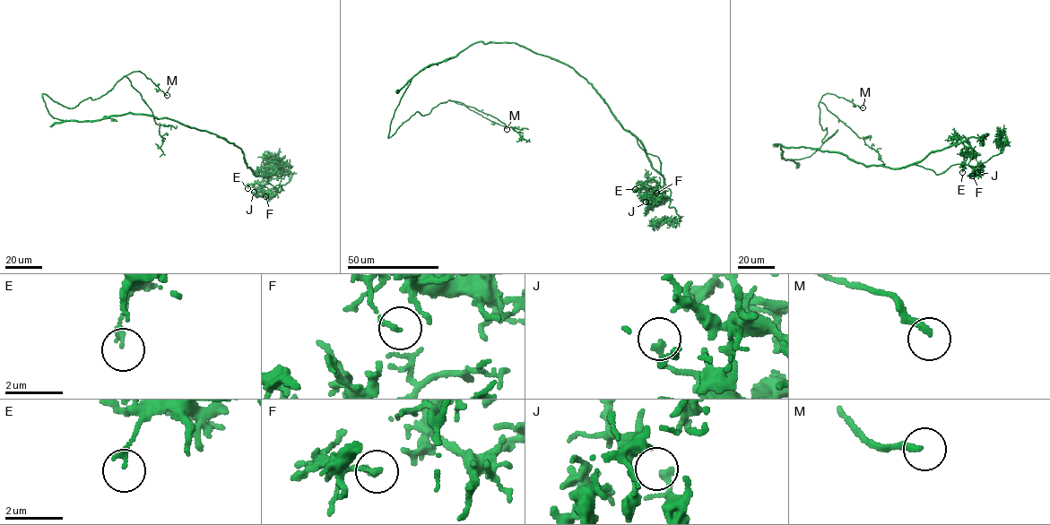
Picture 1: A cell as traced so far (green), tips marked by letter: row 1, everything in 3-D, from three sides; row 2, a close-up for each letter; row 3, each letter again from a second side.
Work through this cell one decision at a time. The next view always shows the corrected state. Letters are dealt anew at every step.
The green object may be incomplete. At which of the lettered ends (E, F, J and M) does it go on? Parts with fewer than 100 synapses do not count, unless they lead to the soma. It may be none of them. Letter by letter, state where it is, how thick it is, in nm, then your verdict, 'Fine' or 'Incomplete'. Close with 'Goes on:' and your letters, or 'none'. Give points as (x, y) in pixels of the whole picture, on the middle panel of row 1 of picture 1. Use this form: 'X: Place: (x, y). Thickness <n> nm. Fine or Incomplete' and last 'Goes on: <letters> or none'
E: Place: (635, 189). Thickness 170 nm. Fine
F: Place: (656, 193). Thickness 120 nm. Fine
J: Place: (646, 202). Thickness 160 nm. Fine
M: Place: (507, 129). Thickness 240 nm. Incomplete
Goes on: M

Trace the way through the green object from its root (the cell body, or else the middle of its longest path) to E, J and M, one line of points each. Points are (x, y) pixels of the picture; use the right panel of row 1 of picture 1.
E: (774, 144), (838, 151), (866, 166), (895, 168), (967, 142), (970, 156), (975, 155), (961, 165), (962, 172)
J: (774, 144), (838, 151), (866, 166), (895, 168), (967, 142), (968, 164), (979, 165), (977, 172)
M: (774, 144), (787, 160), (816, 151), (837, 129), (821, 142), (819, 104), (826, 93), (863, 107)

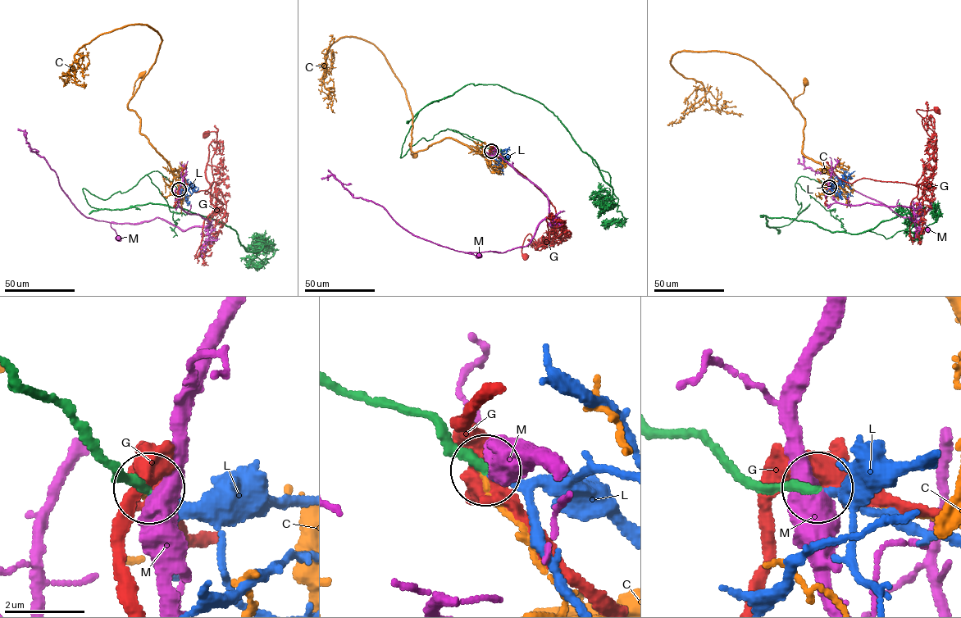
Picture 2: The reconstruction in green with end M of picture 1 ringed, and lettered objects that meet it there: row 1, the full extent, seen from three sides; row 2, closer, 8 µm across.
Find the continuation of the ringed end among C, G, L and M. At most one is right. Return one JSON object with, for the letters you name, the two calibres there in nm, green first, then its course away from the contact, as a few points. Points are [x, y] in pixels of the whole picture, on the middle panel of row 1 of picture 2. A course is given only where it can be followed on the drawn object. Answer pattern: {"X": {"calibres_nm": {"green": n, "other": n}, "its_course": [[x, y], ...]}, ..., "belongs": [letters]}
{"L": {"calibres_nm": {"green": 240, "other": 180}, "its_course": [[491, 151], [499, 155], [501, 162], [498, 162], [498, 166], [503, 170], [498, 170]]}, "belongs": ["L"]}

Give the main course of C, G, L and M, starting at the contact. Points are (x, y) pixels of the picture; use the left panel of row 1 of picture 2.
C: (179, 189), (172, 170), (140, 133), (140, 119), (128, 106), (134, 84), (141, 74)
G: (179, 189), (189, 184), (223, 204), (211, 204), (217, 135), (206, 134)
L: (179, 189), (184, 190), (187, 181), (184, 181), (183, 194), (178, 194)
M: (179, 189), (180, 206), (211, 224), (184, 230), (157, 217), (137, 223), (111, 223), (119, 238)

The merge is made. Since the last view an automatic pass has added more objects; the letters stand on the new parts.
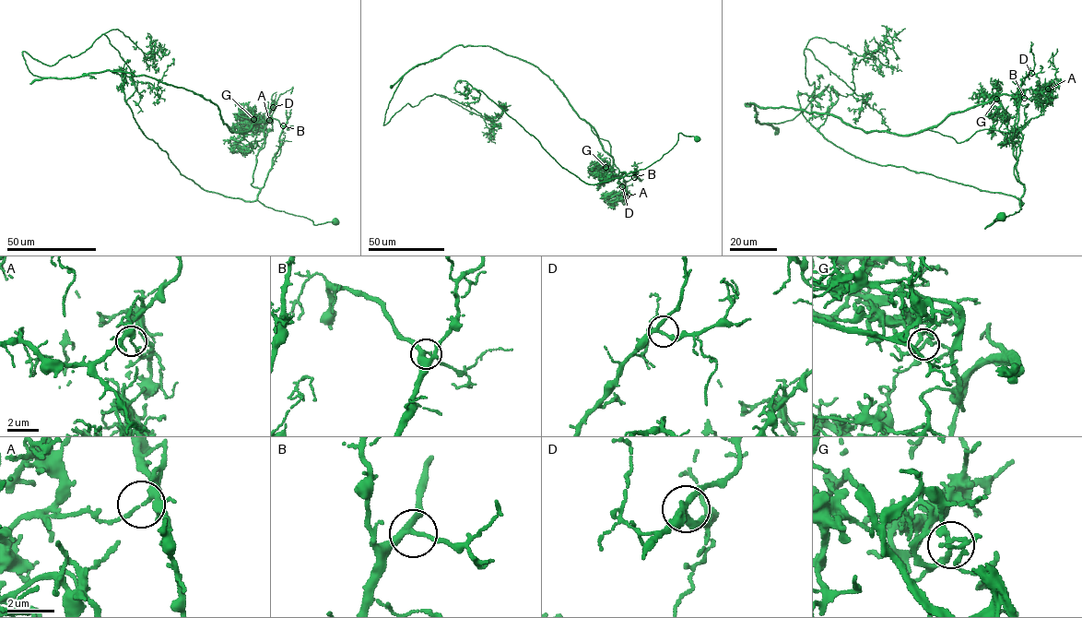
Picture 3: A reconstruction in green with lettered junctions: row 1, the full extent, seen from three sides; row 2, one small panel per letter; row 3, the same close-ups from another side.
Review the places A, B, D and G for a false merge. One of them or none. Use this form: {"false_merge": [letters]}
{"false_merge": ["A"]}

